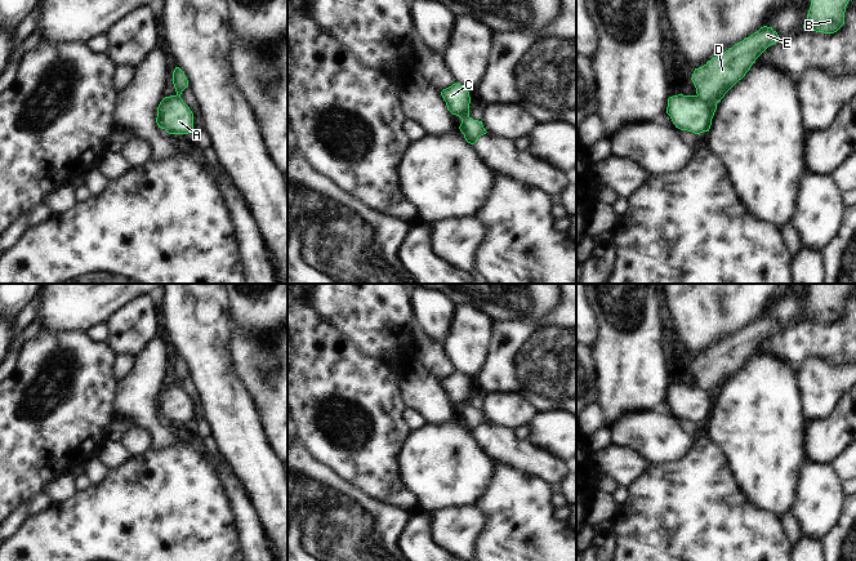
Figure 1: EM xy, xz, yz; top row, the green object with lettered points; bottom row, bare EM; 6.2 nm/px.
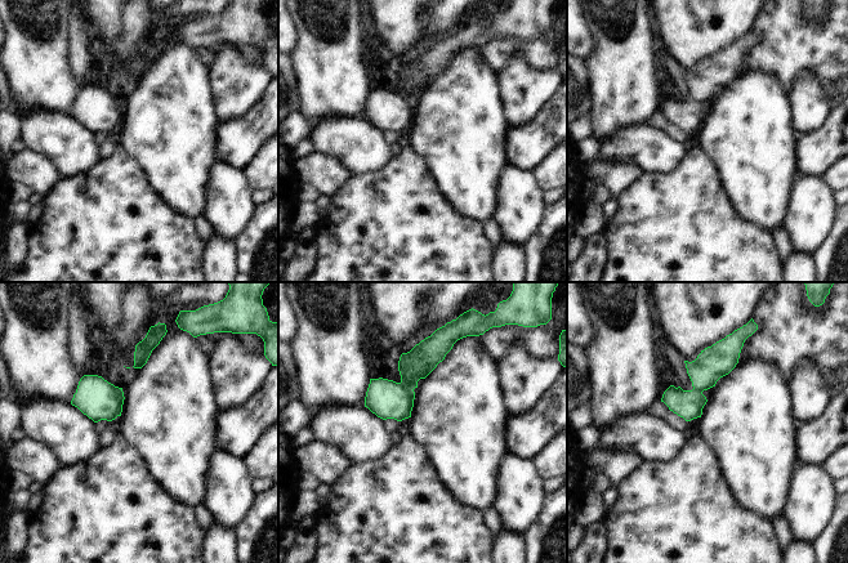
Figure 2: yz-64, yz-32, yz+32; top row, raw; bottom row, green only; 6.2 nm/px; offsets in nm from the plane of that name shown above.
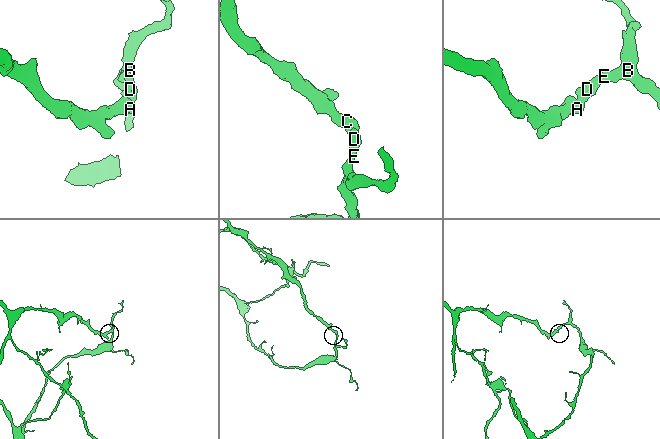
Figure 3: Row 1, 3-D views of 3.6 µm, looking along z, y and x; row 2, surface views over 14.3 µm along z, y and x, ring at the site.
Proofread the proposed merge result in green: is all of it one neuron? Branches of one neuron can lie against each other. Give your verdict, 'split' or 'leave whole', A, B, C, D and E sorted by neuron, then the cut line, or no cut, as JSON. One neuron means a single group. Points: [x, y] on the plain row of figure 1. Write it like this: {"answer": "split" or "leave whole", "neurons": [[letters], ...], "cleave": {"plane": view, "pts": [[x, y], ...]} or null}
{"answer": "split", "neurons": [["A", "C"], ["B", "D", "E"]], "cleave": {"plane": "yz", "pts": [[696, 384], [716, 393]]}}

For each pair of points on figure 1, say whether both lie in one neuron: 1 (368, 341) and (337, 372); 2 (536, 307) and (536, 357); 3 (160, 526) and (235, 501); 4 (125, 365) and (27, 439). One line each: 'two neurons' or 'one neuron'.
1: two neurons
2: two neurons
3: two neurons
4: two neurons

